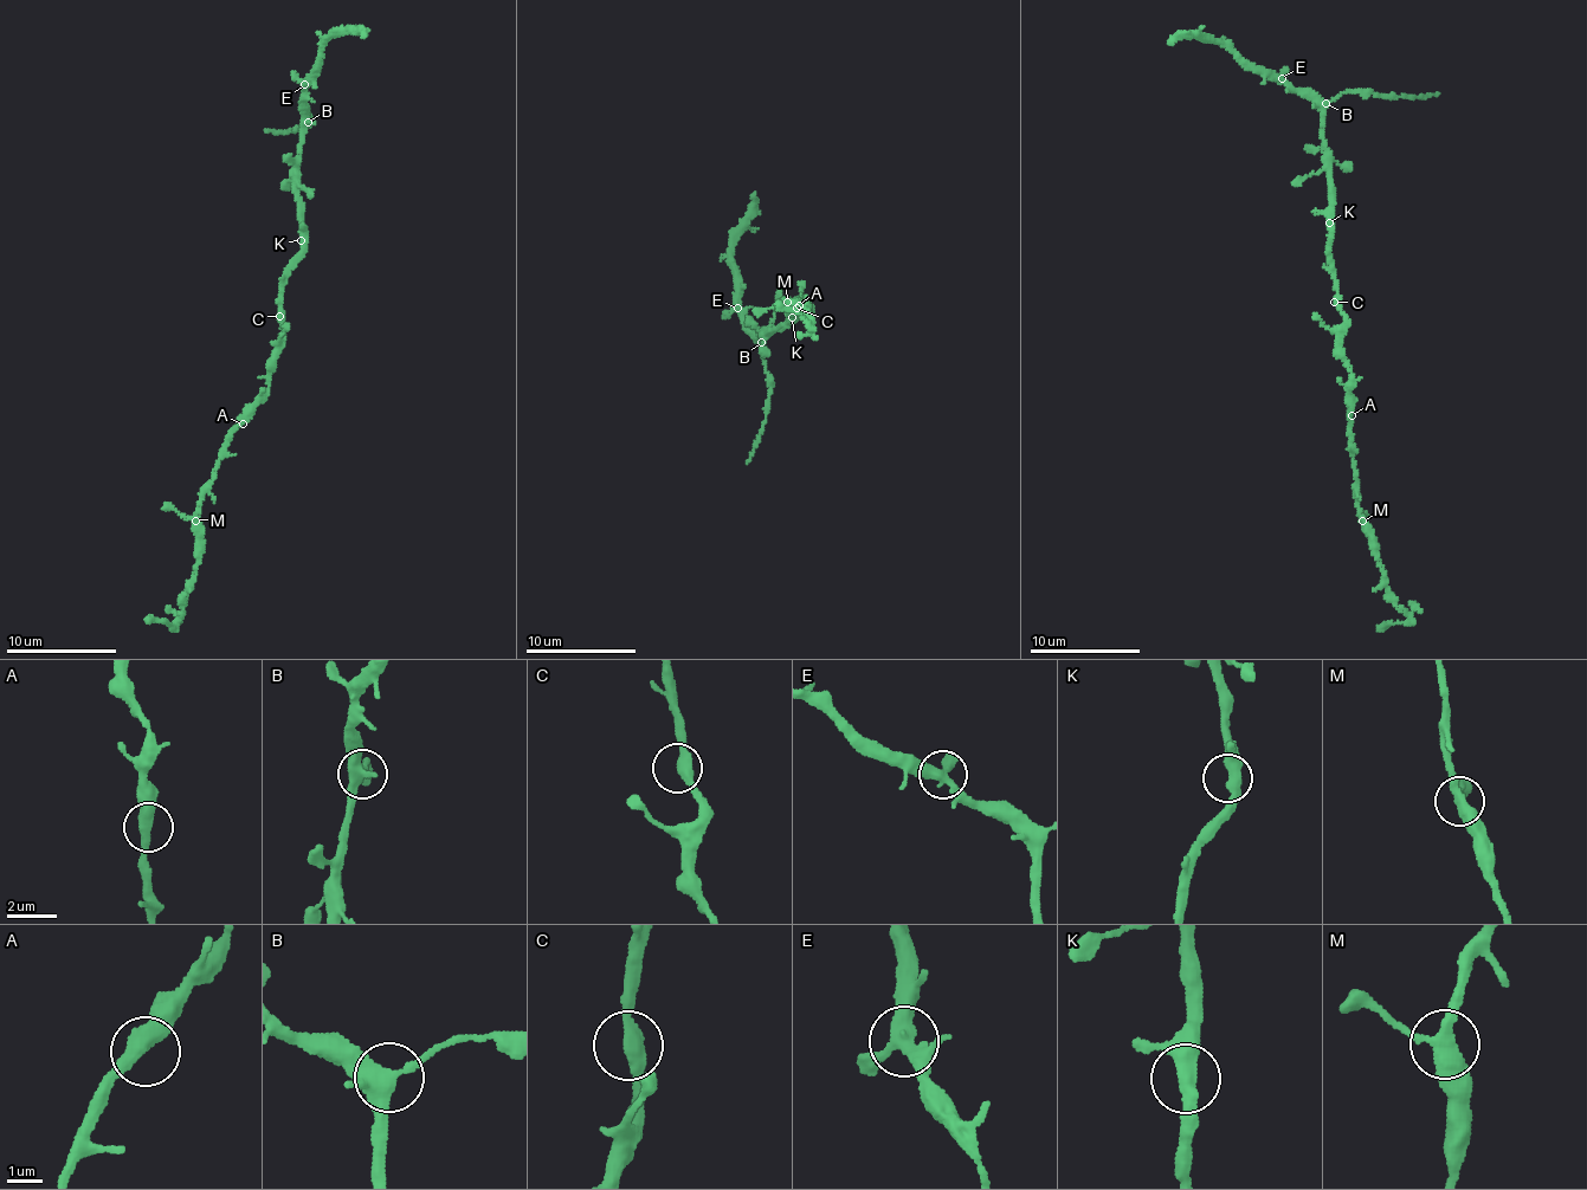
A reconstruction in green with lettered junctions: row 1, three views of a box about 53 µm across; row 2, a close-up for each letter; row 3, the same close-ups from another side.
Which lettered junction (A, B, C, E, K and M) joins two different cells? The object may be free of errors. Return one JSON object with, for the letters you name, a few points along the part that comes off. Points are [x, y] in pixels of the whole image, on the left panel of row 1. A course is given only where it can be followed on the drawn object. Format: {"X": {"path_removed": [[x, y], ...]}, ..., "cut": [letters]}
{"cut": []}

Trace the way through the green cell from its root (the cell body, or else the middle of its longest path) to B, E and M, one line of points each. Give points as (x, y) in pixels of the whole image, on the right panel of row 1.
B: (1341, 301), (1330, 251), (1329, 148), (1323, 137), (1326, 103)
E: (1341, 301), (1330, 251), (1329, 148), (1323, 137), (1323, 114), (1282, 78)
M: (1341, 301), (1341, 356), (1350, 375), (1352, 454), (1359, 513), (1363, 521)

